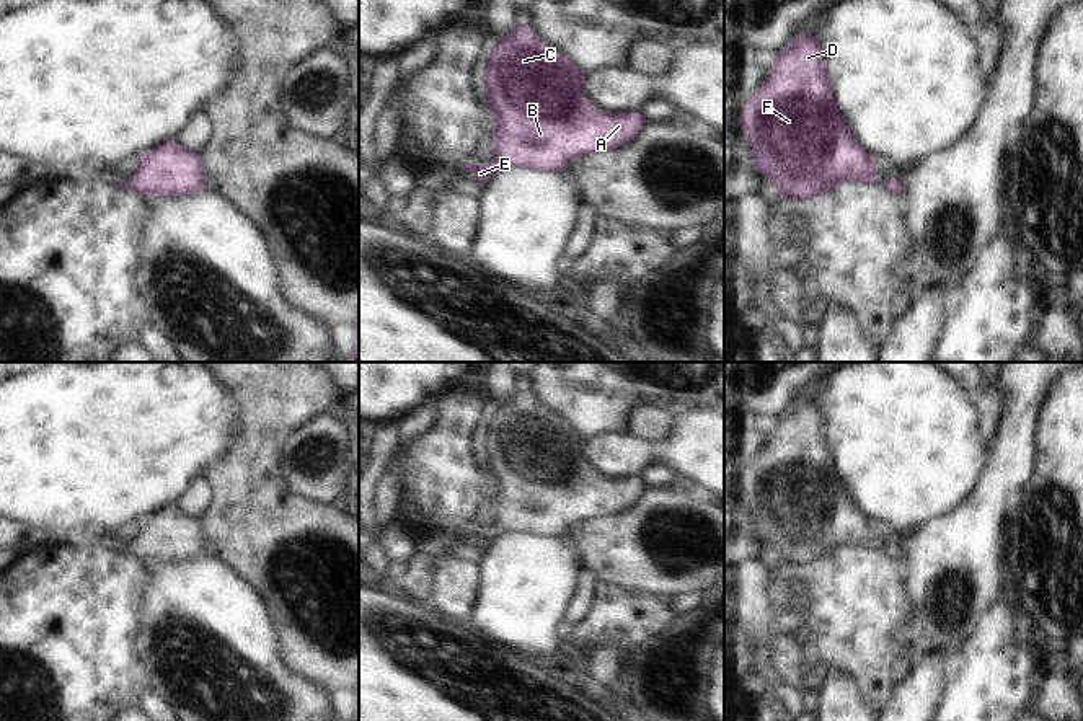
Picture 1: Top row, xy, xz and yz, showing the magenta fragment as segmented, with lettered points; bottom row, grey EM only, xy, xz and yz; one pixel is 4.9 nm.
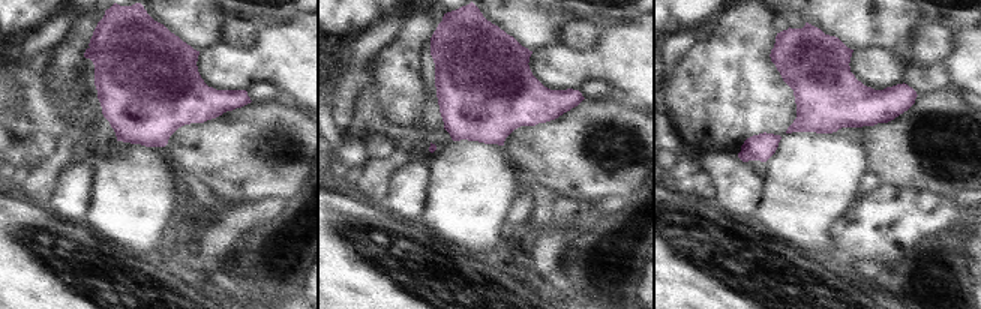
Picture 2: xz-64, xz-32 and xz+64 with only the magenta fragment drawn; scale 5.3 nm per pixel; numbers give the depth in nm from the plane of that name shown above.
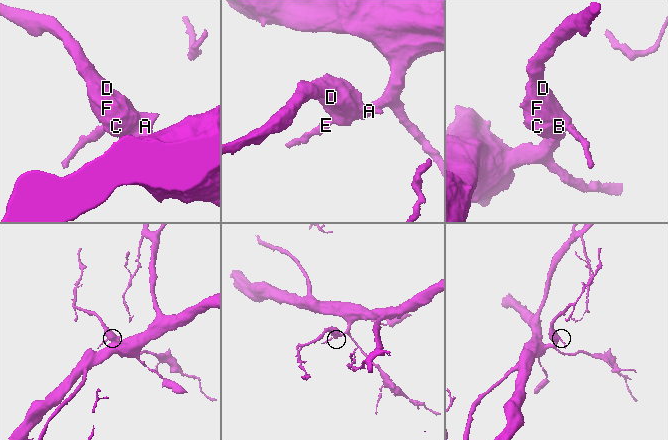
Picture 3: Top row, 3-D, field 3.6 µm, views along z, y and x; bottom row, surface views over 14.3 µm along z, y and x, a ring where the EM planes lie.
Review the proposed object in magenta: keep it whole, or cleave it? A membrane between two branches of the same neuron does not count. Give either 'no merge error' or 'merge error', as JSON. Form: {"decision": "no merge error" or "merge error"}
{"decision": "no merge error"}

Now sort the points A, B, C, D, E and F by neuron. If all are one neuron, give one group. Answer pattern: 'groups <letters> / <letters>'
groups A B C D E F

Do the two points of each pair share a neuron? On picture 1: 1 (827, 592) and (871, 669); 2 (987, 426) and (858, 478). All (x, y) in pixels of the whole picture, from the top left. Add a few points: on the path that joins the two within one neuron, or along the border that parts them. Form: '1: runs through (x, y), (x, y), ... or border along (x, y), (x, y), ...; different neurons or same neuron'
1: runs through (847, 612), (853, 619), (853, 630), (865, 650); same neuron
2: border along (974, 395), (979, 429), (989, 442); different neurons

